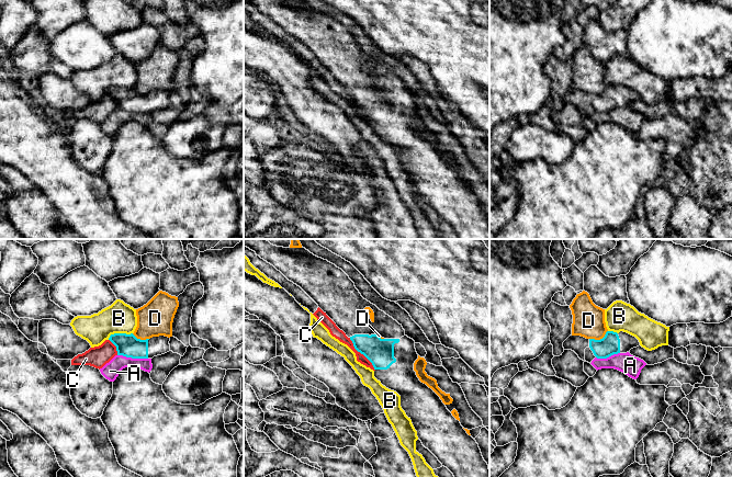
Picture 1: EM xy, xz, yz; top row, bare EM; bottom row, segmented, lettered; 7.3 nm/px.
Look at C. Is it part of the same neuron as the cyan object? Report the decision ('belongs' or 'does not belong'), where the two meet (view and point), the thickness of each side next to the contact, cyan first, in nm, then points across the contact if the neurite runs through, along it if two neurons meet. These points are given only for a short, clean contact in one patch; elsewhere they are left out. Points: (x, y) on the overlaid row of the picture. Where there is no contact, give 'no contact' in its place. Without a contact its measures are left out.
does not belong; contact xz (361, 353); calibres 200 and 80 nm; border xz (349, 338), (352, 345), (371, 363), (374, 370)

